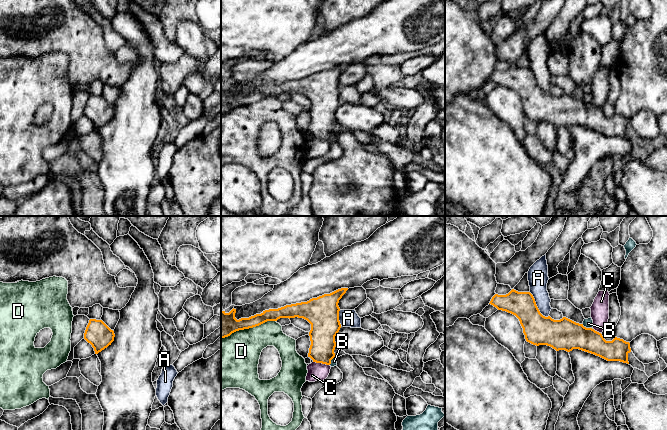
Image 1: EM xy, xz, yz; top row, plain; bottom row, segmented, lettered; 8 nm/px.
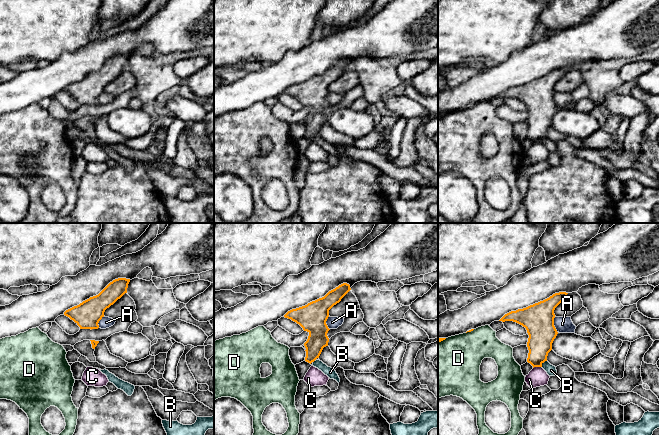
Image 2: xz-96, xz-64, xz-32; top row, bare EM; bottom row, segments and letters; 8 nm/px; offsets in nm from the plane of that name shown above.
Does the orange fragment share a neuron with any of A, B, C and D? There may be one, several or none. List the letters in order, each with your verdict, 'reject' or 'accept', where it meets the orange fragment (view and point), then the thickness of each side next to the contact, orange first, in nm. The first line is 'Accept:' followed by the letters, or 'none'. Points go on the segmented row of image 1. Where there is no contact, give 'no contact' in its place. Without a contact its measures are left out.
Accept: none
A: reject; meets orange in yz at (536, 306); 240 nm thick on the orange side, 160 nm on the other
B: reject; meets orange in yz at (587, 328); 260 nm thick on the orange side, 80 nm on the other
C: reject; meets orange in xz at (321, 362); 200 nm thick on the orange side, 140 nm on the other
D: reject; meets orange in xz at (248, 328); 200 nm thick on the orange side, 360 nm on the other

